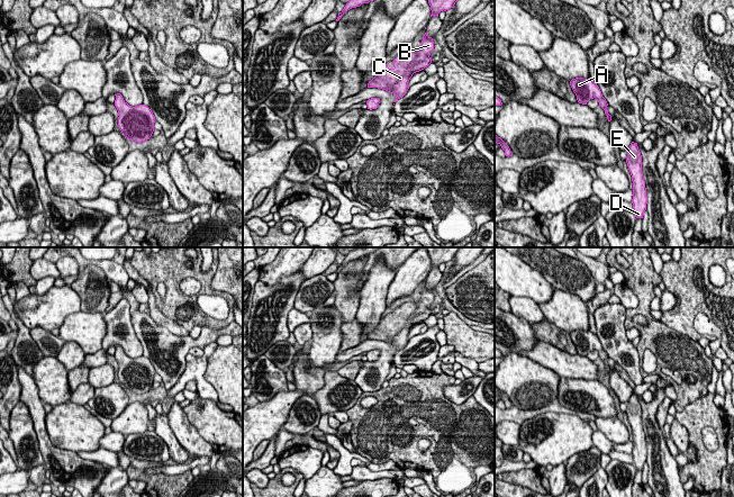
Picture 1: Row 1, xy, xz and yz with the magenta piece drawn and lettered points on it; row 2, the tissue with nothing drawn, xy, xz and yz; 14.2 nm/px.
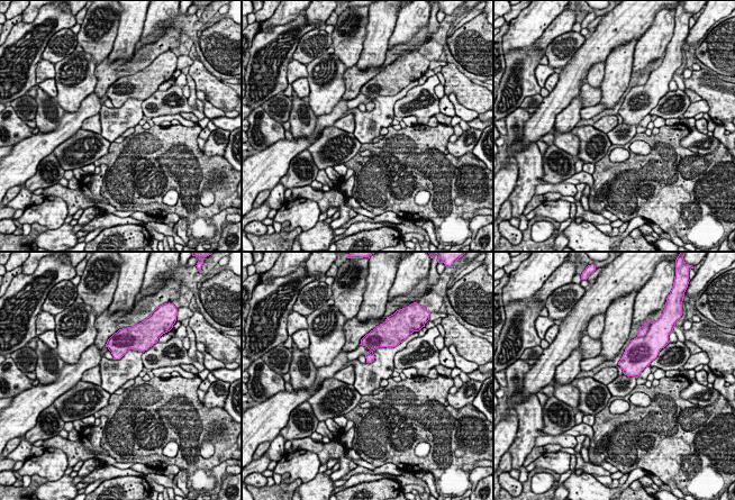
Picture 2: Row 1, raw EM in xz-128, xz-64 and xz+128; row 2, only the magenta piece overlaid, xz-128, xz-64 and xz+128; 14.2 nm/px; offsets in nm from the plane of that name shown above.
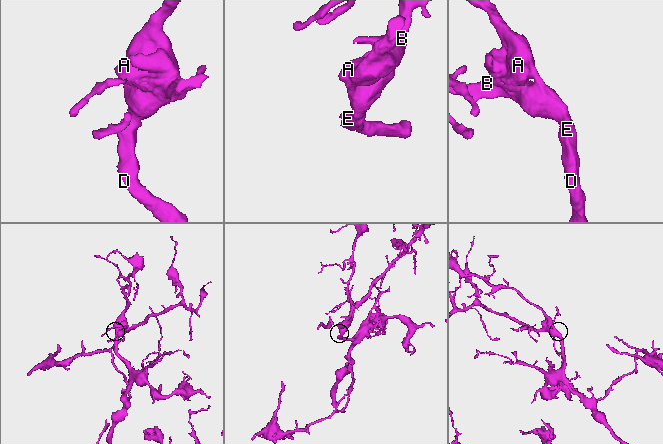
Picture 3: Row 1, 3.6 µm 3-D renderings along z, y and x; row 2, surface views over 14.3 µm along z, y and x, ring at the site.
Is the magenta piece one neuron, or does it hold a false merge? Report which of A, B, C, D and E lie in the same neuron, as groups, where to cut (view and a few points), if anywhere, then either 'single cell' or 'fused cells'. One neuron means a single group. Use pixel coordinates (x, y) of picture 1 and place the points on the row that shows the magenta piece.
A B C D E; no cut; single cell

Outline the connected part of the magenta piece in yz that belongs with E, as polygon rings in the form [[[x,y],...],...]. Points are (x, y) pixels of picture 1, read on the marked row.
[[[631,143],[626,156],[626,163],[633,181],[632,204],[635,211],[635,217],[643,218],[644,211],[646,210],[647,197],[645,181],[642,173],[642,155],[637,143]]]

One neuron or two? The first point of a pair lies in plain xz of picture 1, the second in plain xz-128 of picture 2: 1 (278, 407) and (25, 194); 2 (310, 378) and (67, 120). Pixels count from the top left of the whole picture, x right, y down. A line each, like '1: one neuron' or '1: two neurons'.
1: two neurons
2: two neurons

